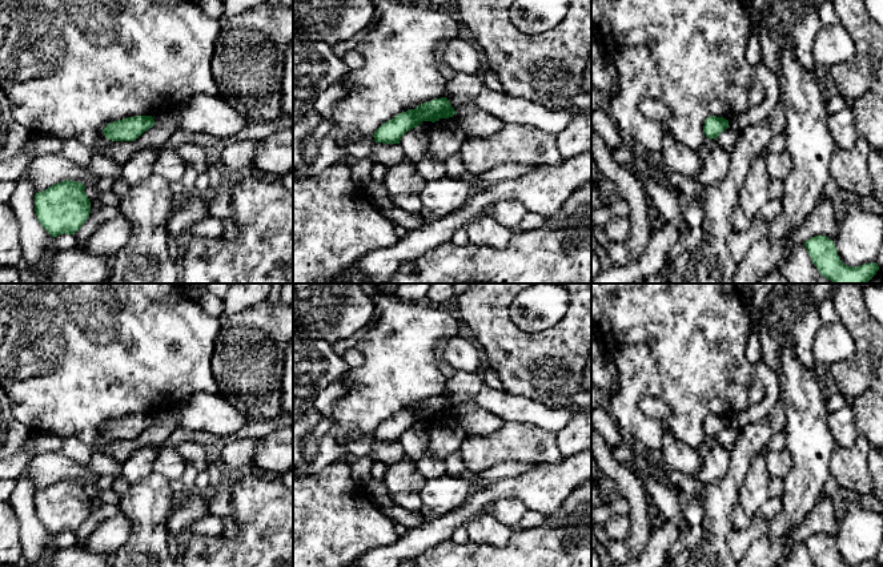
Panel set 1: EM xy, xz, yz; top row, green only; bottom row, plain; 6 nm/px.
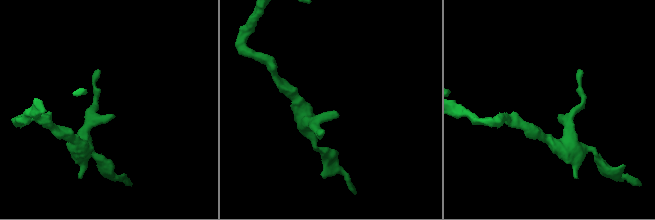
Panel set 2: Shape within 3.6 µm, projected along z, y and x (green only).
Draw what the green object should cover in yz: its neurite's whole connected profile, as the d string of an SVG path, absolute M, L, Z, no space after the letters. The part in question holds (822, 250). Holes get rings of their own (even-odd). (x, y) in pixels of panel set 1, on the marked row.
M826 236L811 237L804 246L819 273L834 284L867 284L879 270L876 262L855 268L844 265L834 241Z

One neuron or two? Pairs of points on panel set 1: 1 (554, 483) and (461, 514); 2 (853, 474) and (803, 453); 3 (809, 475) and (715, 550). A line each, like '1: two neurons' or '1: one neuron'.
1: one neuron
2: two neurons
3: two neurons

